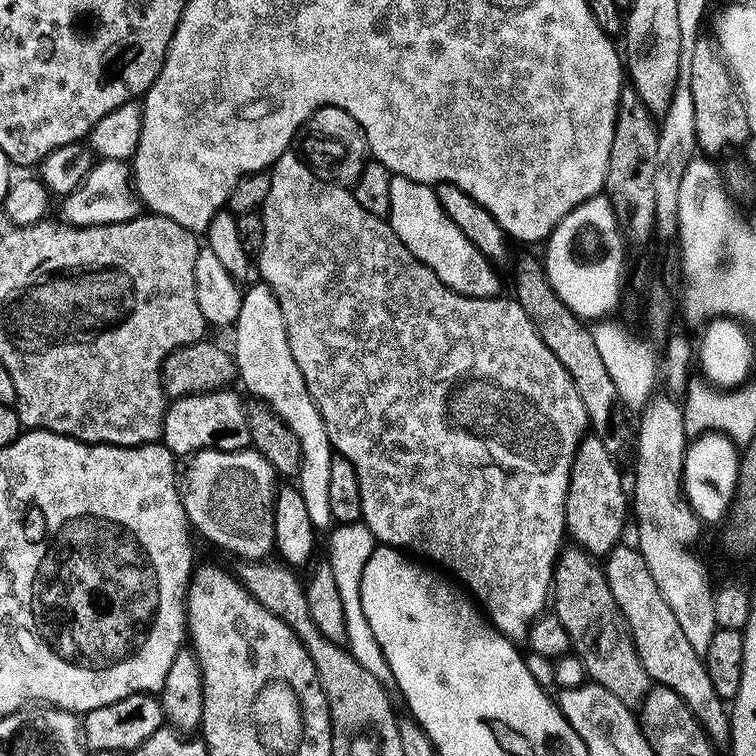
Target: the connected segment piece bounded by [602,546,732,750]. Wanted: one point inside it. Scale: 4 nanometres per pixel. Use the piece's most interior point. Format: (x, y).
(666, 655)

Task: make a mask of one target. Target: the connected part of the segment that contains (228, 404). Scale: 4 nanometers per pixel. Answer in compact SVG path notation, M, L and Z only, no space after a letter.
M233 390L199 392L193 396L178 396L169 403L164 416L162 443L177 458L213 448L216 451L242 451L252 443L250 426L246 422L246 404Z

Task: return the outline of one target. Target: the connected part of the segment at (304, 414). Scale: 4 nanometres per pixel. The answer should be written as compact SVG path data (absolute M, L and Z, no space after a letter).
M263 282L249 283L240 297L240 309L234 325L236 331L236 371L239 383L244 383L252 391L257 400L263 400L294 430L298 442L302 442L302 466L298 477L298 487L302 499L306 501L306 511L310 514L310 522L317 533L324 534L333 527L330 514L330 462L334 449L326 434L326 426L322 422L322 414L308 393L306 382L302 378L302 370L298 370L298 362L294 362L294 354L290 354L290 342L286 334L286 322L282 314L282 306L278 306L278 298Z

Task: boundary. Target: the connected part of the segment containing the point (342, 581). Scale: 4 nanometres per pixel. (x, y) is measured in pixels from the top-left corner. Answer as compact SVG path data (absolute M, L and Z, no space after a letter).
M361 522L336 524L331 529L328 538L326 561L333 568L338 595L342 598L343 617L346 618L347 652L357 660L359 666L364 667L370 674L374 674L374 678L382 682L382 686L389 694L395 693L397 691L396 679L386 662L386 654L382 654L382 646L378 646L378 638L374 638L374 630L370 630L370 621L366 618L366 614L362 614L362 572L366 567L366 562L371 558L371 552L378 546L376 536Z

